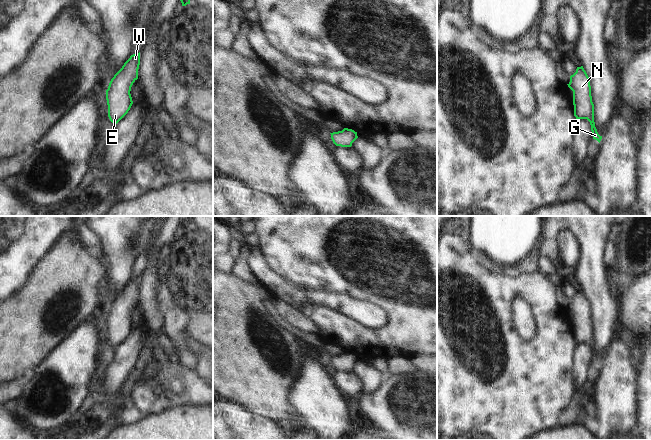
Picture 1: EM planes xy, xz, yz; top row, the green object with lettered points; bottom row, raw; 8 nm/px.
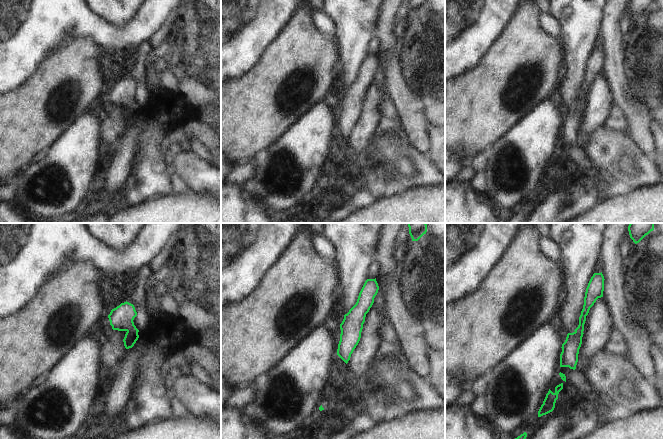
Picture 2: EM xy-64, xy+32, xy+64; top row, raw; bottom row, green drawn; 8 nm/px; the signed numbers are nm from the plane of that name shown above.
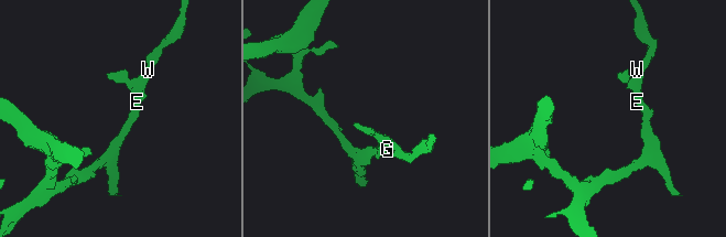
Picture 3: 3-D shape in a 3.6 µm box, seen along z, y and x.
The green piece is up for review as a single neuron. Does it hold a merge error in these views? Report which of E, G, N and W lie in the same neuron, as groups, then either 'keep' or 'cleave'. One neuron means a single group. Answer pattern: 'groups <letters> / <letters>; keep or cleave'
groups E G N W; keep

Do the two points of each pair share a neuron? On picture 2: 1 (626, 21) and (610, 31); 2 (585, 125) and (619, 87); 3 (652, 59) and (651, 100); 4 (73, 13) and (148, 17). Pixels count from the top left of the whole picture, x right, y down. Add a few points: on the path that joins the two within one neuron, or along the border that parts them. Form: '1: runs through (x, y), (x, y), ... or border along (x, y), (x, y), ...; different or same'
1: border along (621, 13), (619, 33), (623, 37); different
2: border along (603, 73), (613, 102); different
3: runs through (652, 69), (651, 90); same
4: runs through (92, 26), (102, 32), (129, 32); same

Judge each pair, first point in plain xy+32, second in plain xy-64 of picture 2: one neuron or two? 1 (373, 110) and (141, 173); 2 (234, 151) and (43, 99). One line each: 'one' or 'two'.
1: two
2: one

